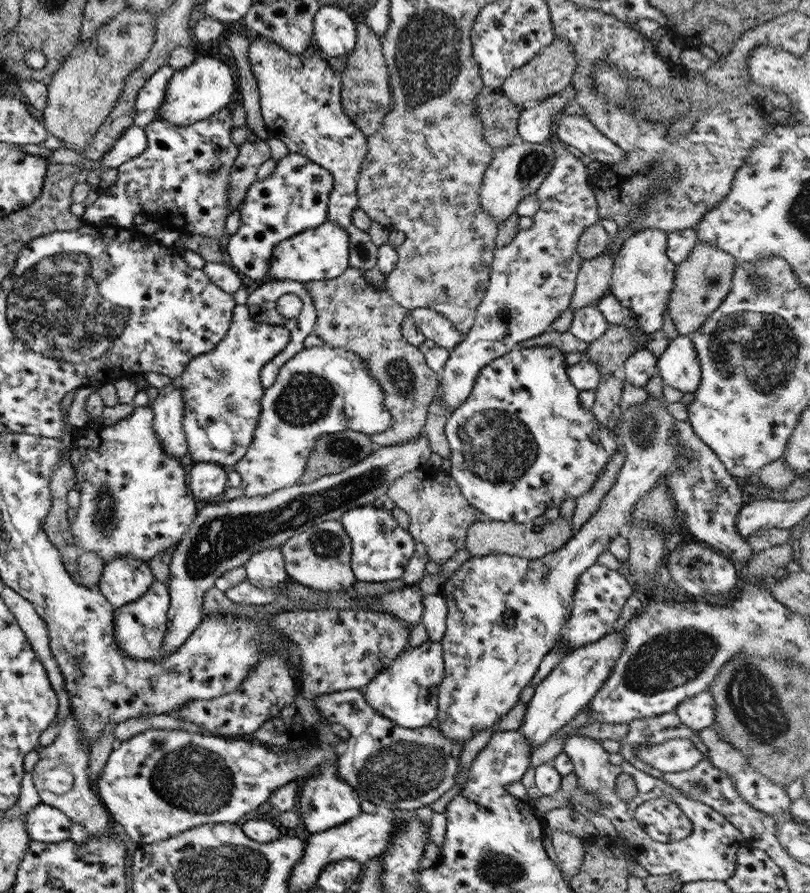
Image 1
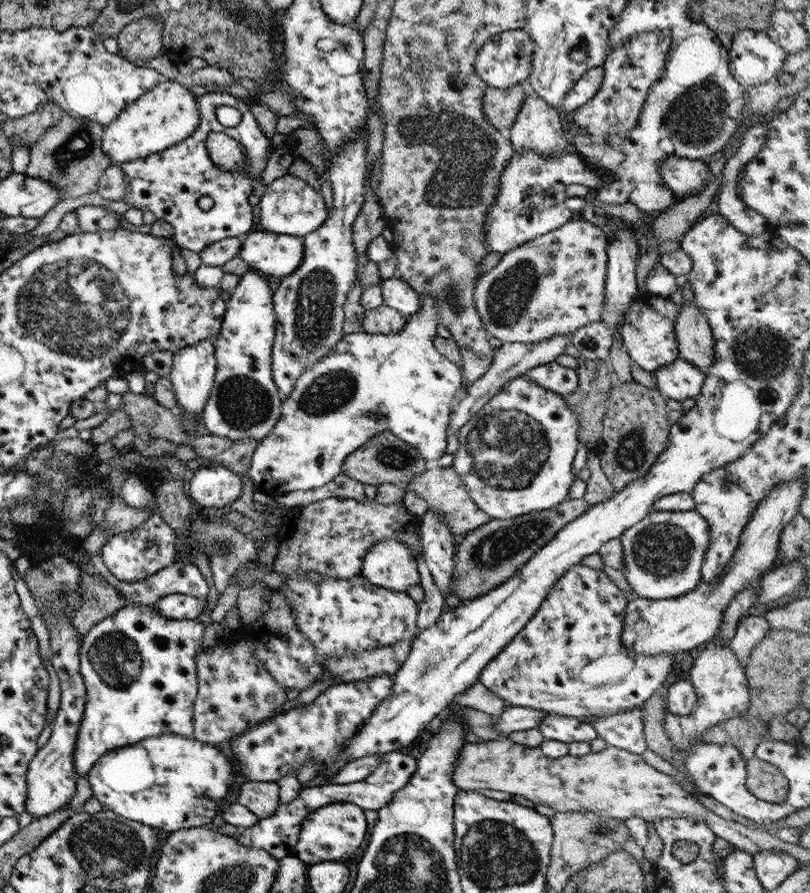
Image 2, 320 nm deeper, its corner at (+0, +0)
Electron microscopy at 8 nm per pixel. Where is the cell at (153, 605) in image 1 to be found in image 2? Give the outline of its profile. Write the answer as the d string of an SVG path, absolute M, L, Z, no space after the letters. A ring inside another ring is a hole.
M154 604L125 605L89 629L81 640L78 654L86 699L72 752L76 777L85 776L100 756L111 749L161 734L192 738L192 704L197 692L194 658L202 646L203 630L204 626L197 619L169 621L163 618Z

